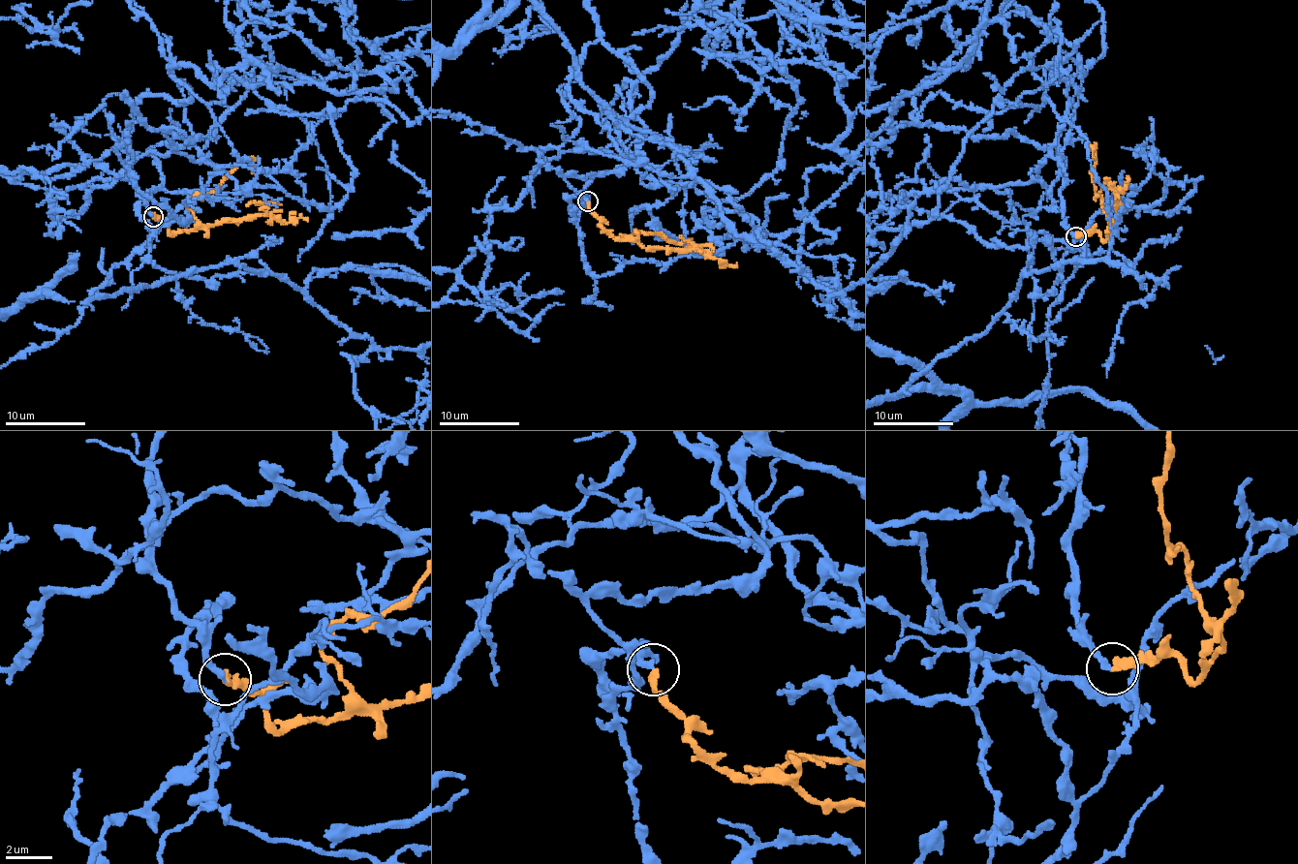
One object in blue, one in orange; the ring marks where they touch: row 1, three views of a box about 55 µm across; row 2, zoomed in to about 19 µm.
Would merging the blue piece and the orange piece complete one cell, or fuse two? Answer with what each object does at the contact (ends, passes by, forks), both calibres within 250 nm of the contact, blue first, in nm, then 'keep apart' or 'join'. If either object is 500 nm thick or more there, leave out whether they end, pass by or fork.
blue passes by; orange ends there; 190 nm thick on the blue side, 360 nm on the other; join

